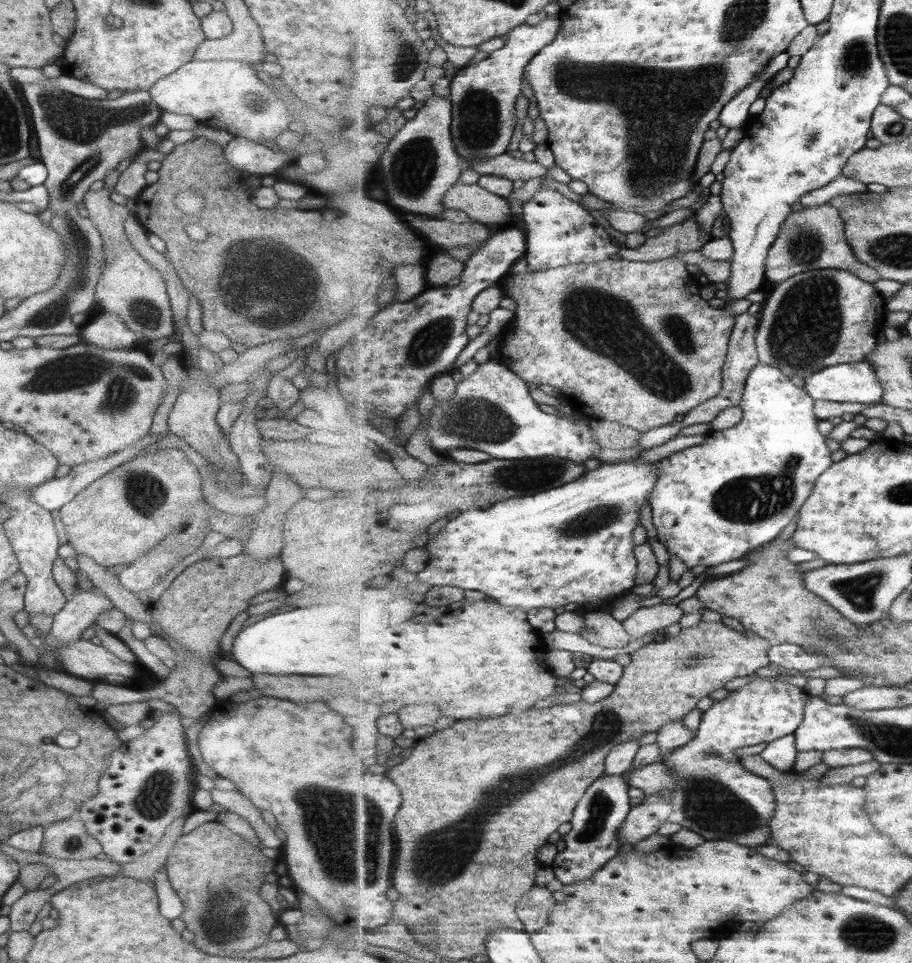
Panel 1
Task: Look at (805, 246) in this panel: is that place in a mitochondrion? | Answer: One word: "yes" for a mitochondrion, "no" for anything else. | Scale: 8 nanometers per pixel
yes

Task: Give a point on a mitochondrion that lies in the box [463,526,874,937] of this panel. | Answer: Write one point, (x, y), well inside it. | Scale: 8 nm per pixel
(708, 804)

